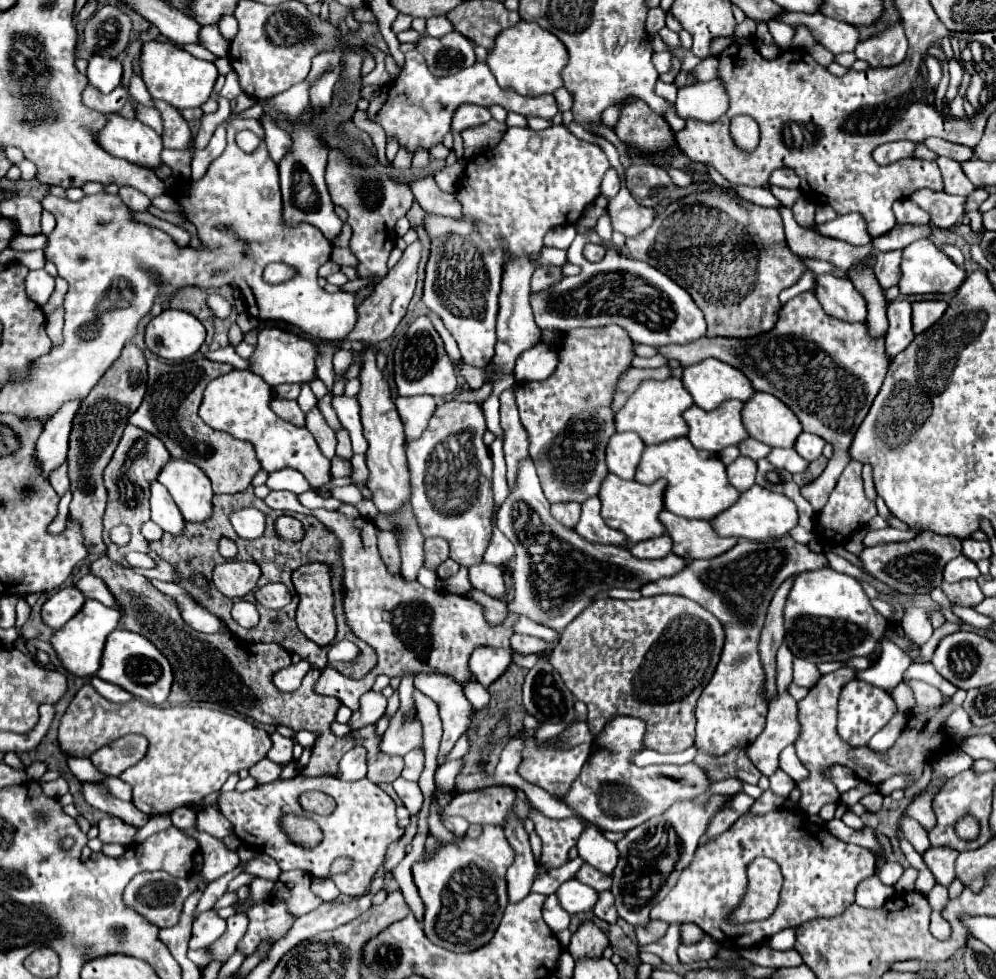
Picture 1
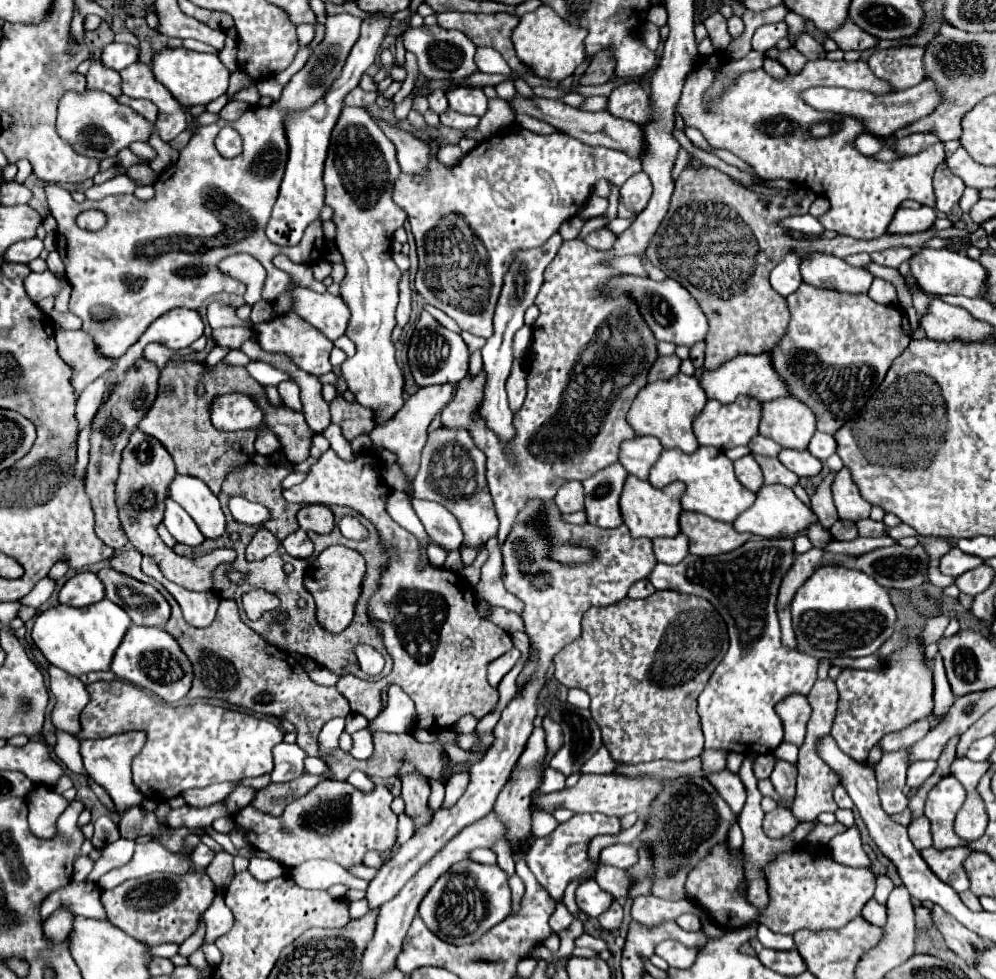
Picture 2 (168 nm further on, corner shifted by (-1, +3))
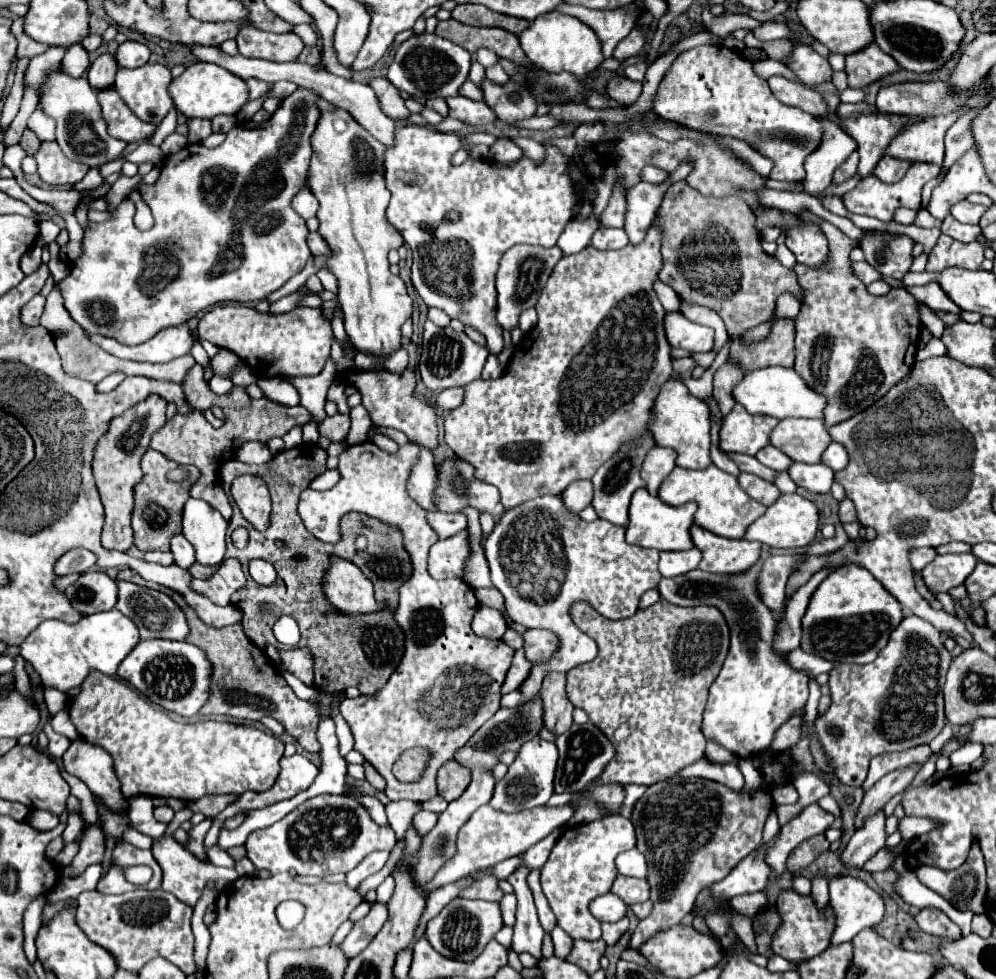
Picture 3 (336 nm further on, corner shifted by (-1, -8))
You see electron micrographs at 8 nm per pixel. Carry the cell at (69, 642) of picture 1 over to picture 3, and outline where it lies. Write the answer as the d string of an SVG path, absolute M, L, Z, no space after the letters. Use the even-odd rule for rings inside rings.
M117 609L81 617L79 623L63 621L43 621L23 643L21 657L33 665L39 673L43 685L51 685L59 691L69 691L79 687L91 671L101 671L103 675L115 675L119 663L129 655L129 651L139 643L139 629L131 619L121 615Z

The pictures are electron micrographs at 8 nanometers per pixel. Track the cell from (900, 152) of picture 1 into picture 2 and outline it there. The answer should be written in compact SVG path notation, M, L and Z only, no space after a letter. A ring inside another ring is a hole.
M863 132L863 134L859 134L859 136L855 138L855 148L859 148L859 152L863 152L865 156L871 156L871 154L879 152L883 146L891 148L891 140L889 140L889 142L881 142L879 138L871 136L869 132Z

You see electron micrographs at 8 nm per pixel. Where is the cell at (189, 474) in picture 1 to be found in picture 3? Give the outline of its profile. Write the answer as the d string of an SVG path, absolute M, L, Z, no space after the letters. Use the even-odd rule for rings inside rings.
M187 499L183 507L183 535L193 543L197 561L219 565L225 557L227 521L203 499Z

